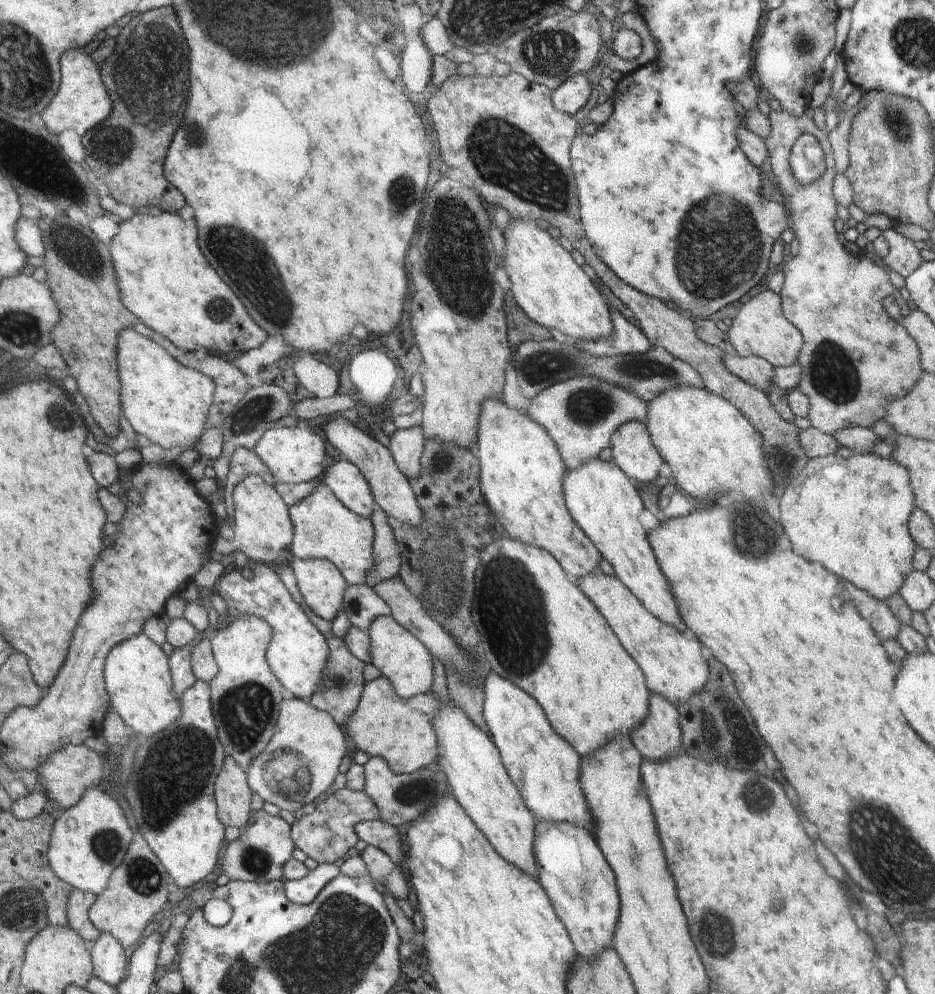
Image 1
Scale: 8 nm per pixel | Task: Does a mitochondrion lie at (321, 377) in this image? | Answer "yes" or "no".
no

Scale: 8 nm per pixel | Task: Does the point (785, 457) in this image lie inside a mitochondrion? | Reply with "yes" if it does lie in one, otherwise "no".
yes

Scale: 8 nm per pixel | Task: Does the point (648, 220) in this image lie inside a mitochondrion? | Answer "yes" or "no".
no

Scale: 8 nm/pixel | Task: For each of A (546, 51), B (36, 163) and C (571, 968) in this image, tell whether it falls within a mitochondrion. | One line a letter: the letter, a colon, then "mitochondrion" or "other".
A: mitochondrion
B: mitochondrion
C: other

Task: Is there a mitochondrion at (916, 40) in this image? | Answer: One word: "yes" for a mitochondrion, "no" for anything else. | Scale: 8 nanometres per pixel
yes

